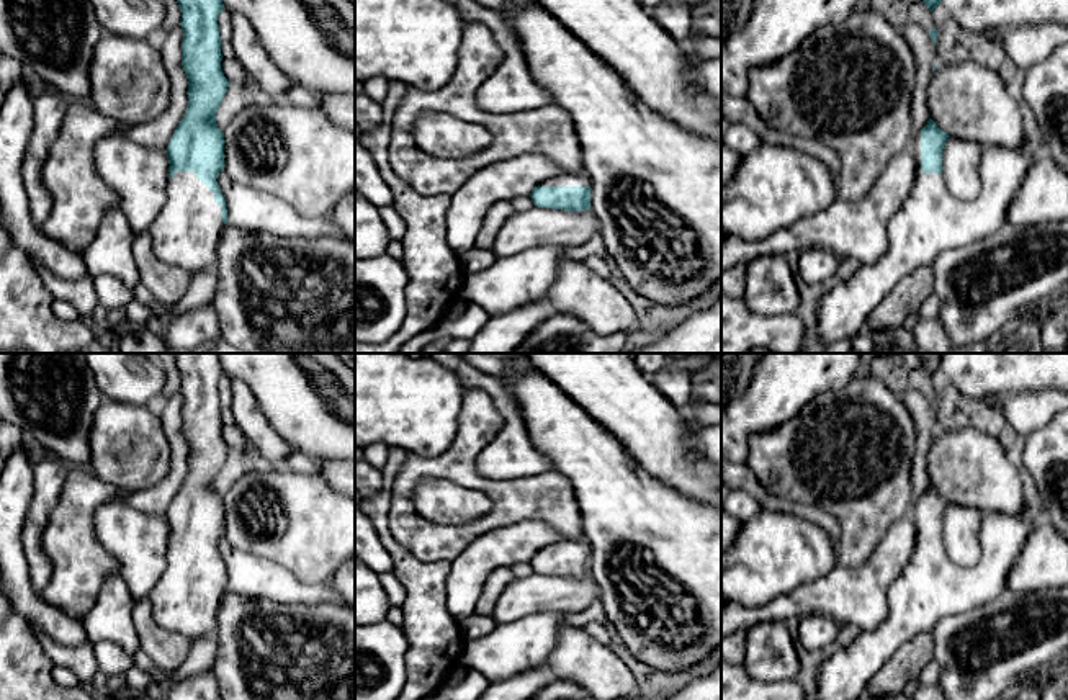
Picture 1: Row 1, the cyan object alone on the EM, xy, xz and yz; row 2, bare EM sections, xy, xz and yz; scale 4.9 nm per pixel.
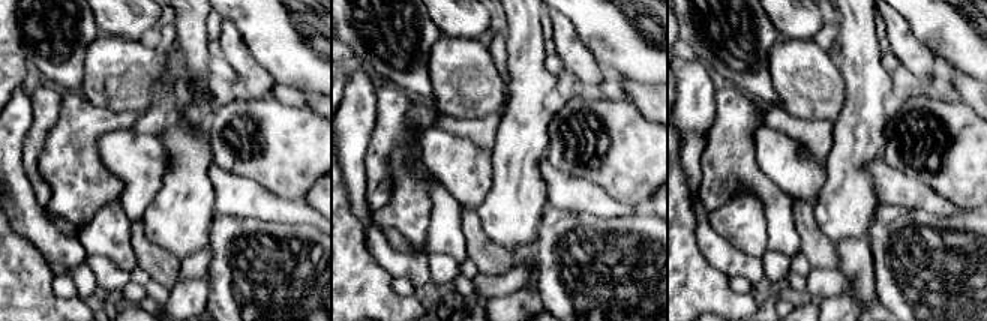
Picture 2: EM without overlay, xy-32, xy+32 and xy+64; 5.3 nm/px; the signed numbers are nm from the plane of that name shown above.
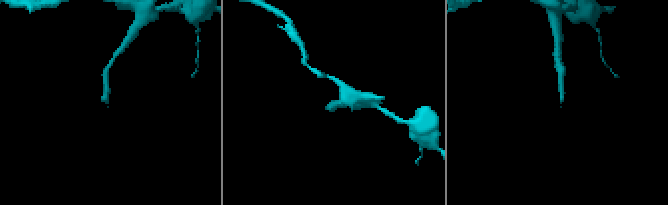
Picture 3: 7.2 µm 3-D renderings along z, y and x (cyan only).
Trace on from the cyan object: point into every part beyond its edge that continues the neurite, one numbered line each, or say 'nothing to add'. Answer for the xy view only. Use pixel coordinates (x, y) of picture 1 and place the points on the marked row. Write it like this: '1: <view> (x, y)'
1: xy (185, 234)

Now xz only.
1: xz (566, 179)

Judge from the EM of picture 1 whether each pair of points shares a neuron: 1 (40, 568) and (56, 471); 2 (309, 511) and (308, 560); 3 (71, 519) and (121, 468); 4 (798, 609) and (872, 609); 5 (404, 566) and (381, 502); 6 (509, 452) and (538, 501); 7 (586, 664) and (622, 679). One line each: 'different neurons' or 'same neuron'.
1: same neuron
2: same neuron
3: different neurons
4: same neuron
5: same neuron
6: different neurons
7: same neuron

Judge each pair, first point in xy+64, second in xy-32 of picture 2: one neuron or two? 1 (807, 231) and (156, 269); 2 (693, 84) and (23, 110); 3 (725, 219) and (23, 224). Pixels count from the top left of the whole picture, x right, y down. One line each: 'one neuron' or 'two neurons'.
1: one neuron
2: one neuron
3: two neurons

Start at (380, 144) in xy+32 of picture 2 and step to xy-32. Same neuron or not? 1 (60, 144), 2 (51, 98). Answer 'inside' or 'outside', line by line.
1: outside
2: inside

